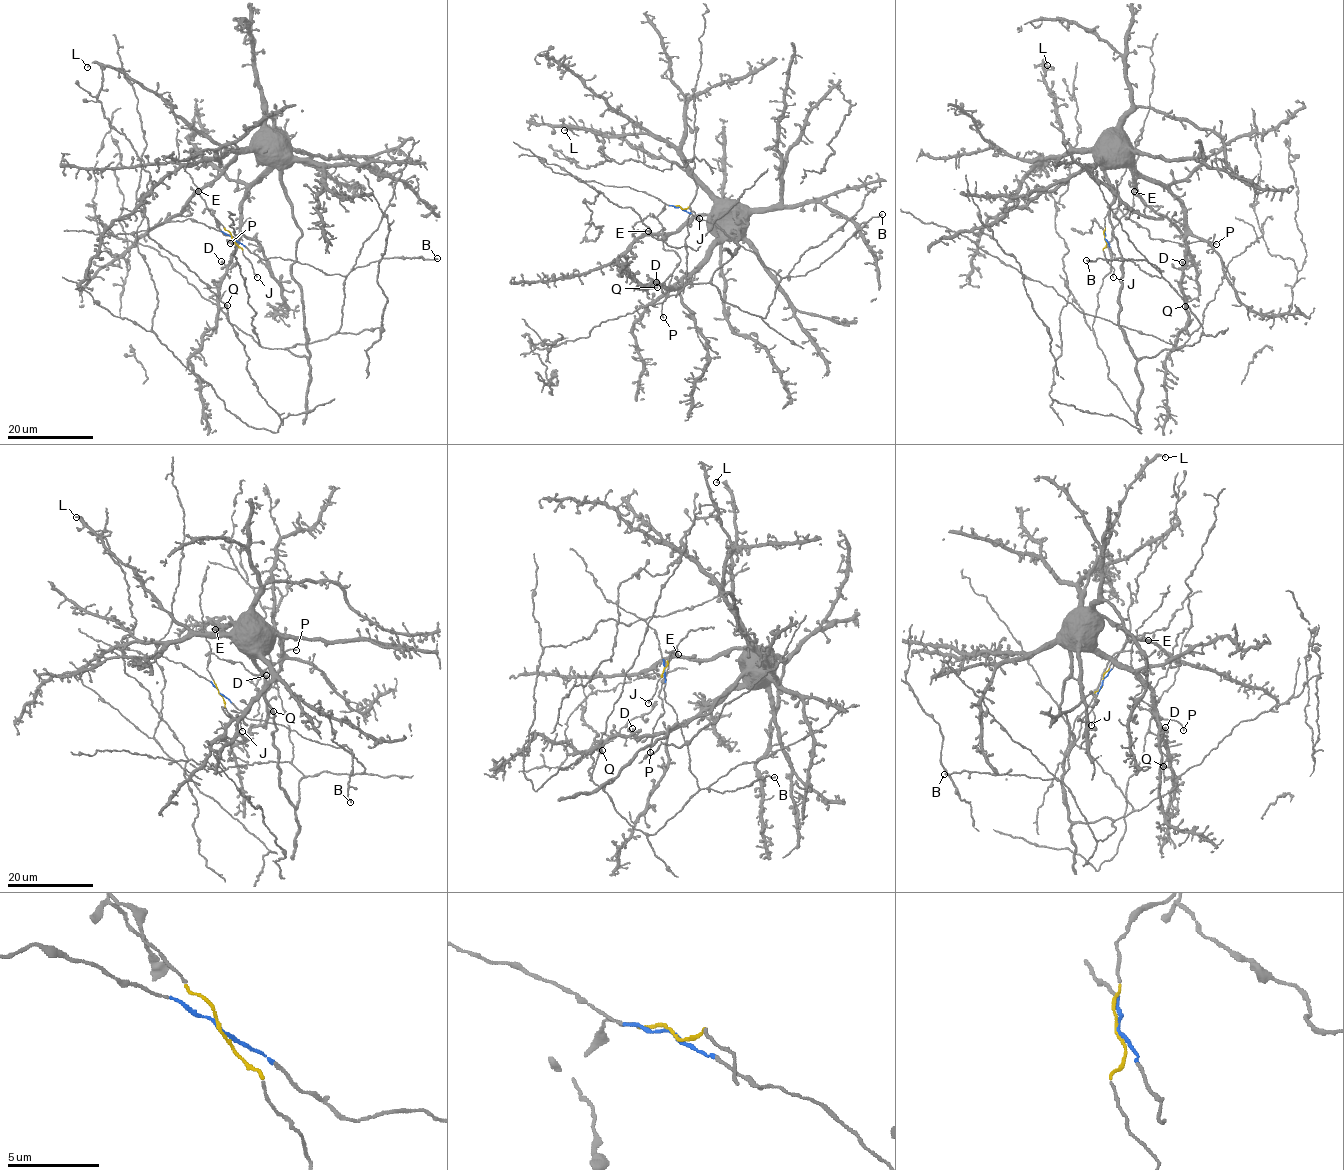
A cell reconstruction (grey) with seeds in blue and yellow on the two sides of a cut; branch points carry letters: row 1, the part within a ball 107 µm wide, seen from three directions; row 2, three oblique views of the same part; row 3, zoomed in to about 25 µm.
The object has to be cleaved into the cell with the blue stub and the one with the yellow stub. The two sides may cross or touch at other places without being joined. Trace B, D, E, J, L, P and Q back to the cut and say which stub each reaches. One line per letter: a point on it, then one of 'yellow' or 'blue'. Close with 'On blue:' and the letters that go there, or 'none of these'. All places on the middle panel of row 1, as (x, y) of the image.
B: (882, 214) | blue
D: (656, 282) | blue
E: (648, 231) | blue
J: (699, 218) | yellow
L: (564, 130) | blue
P: (663, 317) | yellow
Q: (657, 287) | blue
On blue: B, D, E, L, Q

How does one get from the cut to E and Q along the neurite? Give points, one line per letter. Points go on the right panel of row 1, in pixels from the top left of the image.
E: (1105, 239), (1114, 259), (1161, 277), (1085, 167), (1110, 148), (1130, 170), (1133, 191)
Q: (1105, 239), (1114, 259), (1161, 277), (1085, 167), (1131, 166), (1180, 202), (1185, 305)

